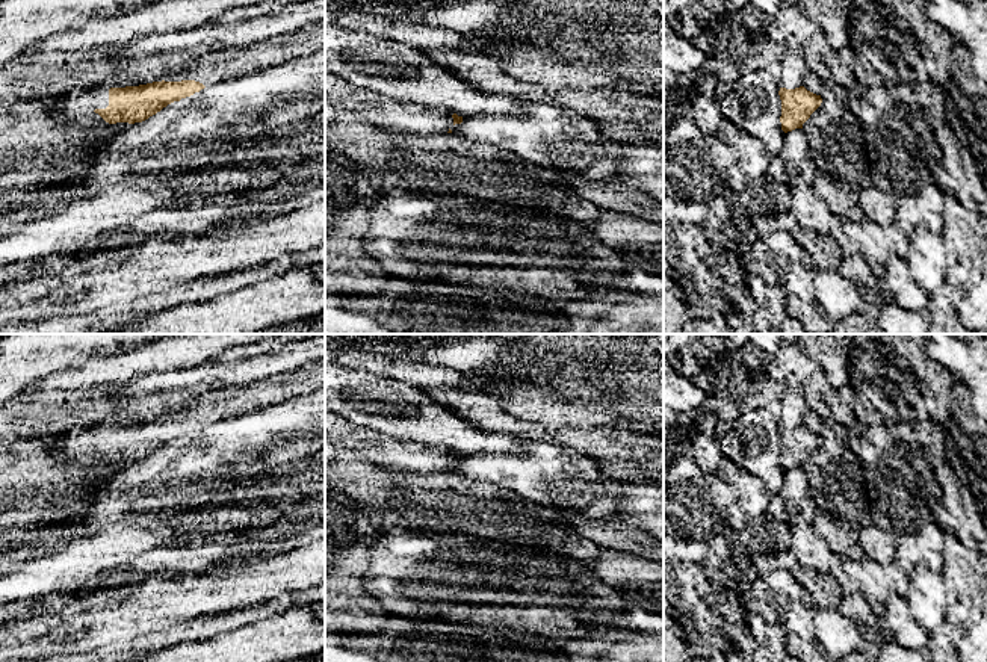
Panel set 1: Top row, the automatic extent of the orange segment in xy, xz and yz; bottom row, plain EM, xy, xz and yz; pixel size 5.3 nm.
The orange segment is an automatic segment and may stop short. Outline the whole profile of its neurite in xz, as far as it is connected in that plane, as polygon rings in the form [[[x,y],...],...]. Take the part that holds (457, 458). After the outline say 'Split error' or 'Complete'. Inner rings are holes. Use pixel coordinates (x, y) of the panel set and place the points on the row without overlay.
[[[325,407],[325,437],[339,449],[363,453],[381,467],[405,473],[452,472],[450,466],[463,461],[463,455],[399,440],[366,426],[354,425]]]. Split error

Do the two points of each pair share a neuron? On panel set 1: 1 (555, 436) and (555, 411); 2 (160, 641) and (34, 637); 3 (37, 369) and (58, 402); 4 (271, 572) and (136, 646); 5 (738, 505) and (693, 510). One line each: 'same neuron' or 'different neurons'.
1: different neurons
2: different neurons
3: different neurons
4: different neurons
5: same neuron

